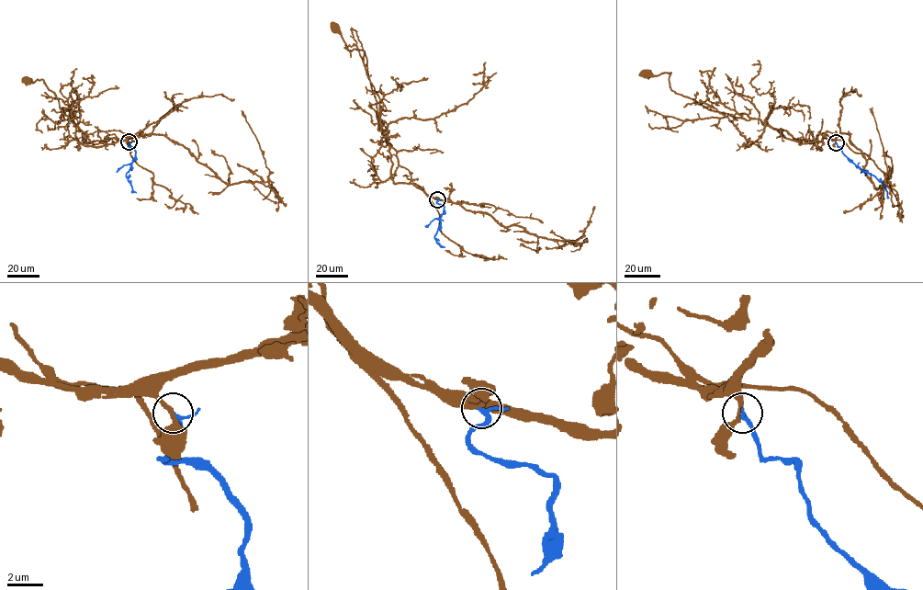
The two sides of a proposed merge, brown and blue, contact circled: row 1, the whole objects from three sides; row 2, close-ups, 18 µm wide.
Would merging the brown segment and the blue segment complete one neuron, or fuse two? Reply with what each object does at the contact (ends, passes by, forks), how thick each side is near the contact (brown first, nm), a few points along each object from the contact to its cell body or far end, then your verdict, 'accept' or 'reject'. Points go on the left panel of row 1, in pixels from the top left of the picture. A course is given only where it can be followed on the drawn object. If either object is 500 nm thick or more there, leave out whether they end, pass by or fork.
brown passes by; blue passes by; 200 nm thick on the brown side, 190 nm on the other; brown runs (129, 141), (114, 138), (92, 142), (88, 135), (62, 113), (58, 99), (42, 80), (27, 80); blue runs (129, 142), (128, 146), (135, 153), (126, 175), (136, 192); accept

